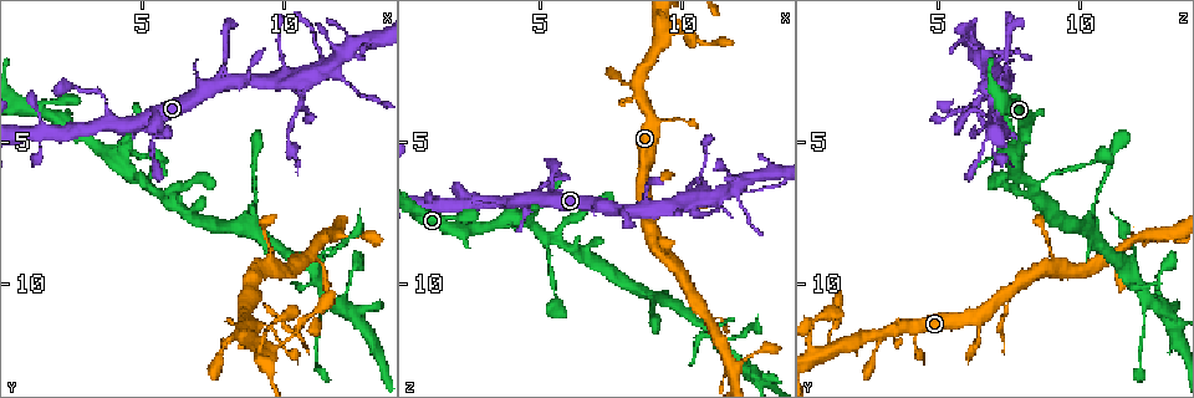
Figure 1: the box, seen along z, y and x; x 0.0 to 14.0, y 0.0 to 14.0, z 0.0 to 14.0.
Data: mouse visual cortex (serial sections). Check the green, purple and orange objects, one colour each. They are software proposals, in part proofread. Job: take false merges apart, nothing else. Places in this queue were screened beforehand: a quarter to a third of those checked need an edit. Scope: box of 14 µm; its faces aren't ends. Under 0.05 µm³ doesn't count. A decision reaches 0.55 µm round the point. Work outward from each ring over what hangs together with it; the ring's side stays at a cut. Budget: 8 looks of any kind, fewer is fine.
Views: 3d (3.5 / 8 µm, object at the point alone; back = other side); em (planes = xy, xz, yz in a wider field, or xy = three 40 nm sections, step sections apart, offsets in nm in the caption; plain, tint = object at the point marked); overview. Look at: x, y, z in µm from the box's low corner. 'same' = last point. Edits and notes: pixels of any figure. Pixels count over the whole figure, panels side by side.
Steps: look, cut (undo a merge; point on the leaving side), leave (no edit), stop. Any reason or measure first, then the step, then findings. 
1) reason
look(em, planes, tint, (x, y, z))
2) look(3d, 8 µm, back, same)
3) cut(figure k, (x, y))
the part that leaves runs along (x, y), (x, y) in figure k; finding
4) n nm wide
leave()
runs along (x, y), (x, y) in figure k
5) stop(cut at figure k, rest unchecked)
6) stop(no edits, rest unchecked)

three arms meet
look(3d, 3.5 µm, (4.9, 4.4, 6.8))

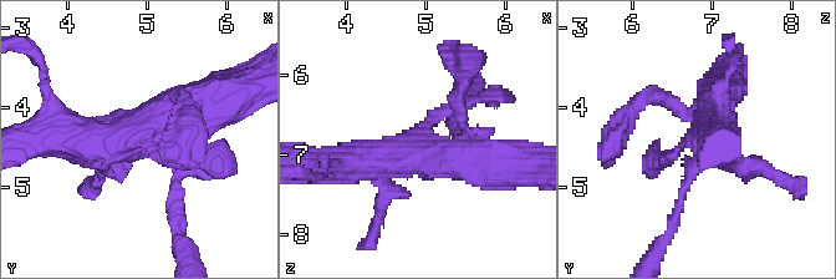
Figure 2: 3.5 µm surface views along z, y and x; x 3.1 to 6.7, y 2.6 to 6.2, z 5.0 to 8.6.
need the tissue
look(em, xy, step 3, tint, (5.00, 4.35, 6.75))

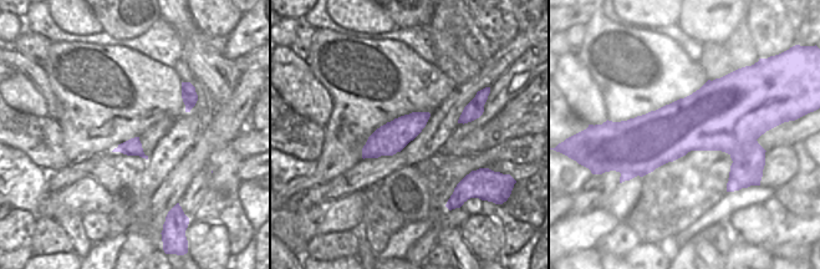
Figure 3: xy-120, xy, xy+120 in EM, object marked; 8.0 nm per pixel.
leave()
continuous, no second cell

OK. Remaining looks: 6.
a narrow waist
look(3d, 8 µm, (1.4, 4.5, 7.1))

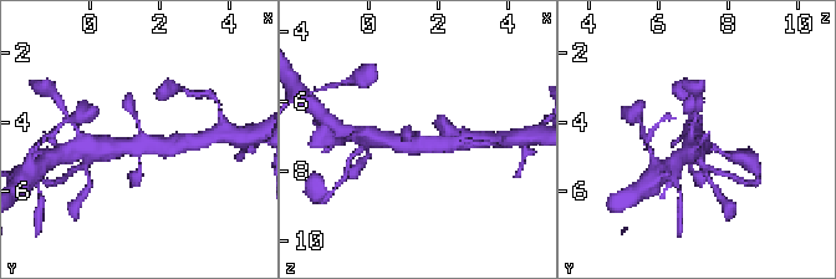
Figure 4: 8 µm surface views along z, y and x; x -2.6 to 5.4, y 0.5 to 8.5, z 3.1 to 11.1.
4 arms; arms of 150, 150, 450, 500 nm; now the EM
look(em, planes, tint, (1.5, 4.4, 7.1))

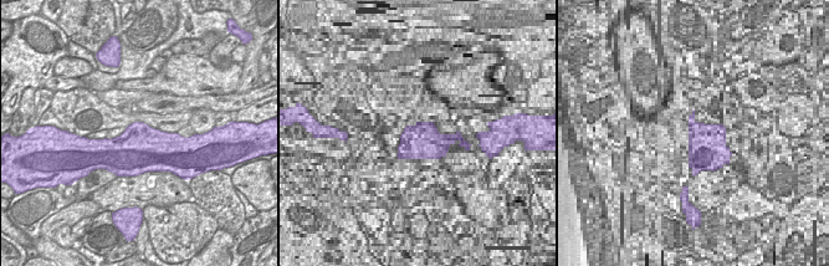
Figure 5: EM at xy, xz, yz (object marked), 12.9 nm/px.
leave()
runs along (179, 143), (171, 146), (106, 148) in figure 4; continuous, no second cell

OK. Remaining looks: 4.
sharp bend
look(3d, 3.5 µm, (5.3, 6.5, 8.3))

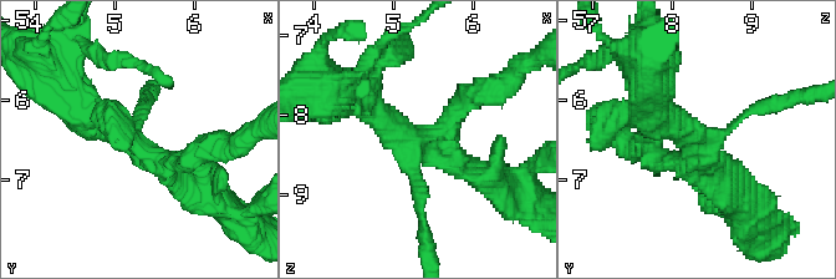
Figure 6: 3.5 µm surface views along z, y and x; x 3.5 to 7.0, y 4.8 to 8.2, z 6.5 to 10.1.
now the EM
look(em, planes, tint, (5.25, 6.55, 8.35))

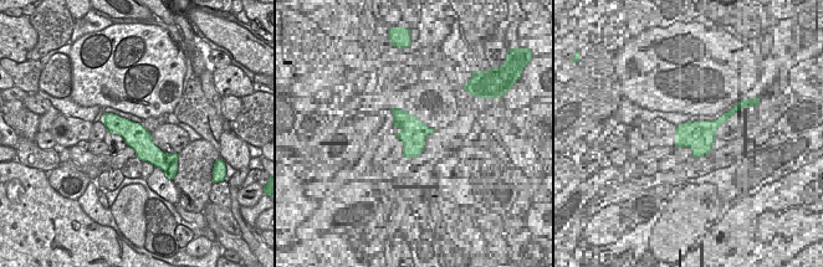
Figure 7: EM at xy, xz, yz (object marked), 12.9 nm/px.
leave()
one cell here

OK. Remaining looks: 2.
three-way junction
look(3d, 8 µm, (10.8, 9.4, 11.5))

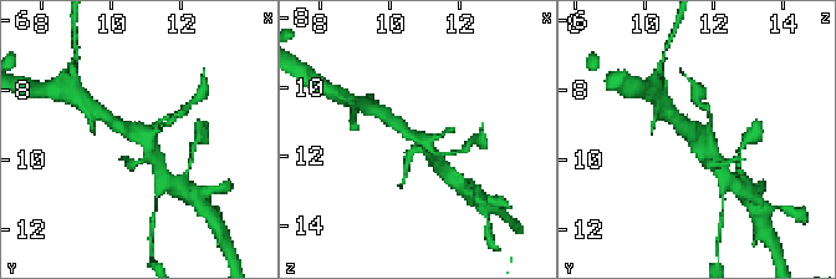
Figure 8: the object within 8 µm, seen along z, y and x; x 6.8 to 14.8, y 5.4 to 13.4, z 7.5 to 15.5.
look(em, xy, step 5, tint, (10.7, 9.2, 11.5))

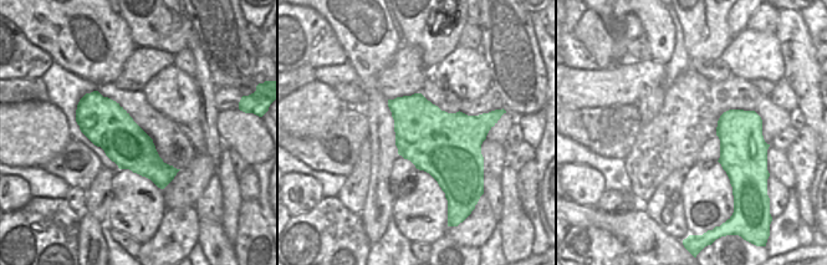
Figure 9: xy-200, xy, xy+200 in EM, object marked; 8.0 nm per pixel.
500 nm wide
leave()
runs along (111, 120), (142, 137), (154, 161) in figure 8; one cell here

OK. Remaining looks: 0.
stop(no edits, rest unchecked)

